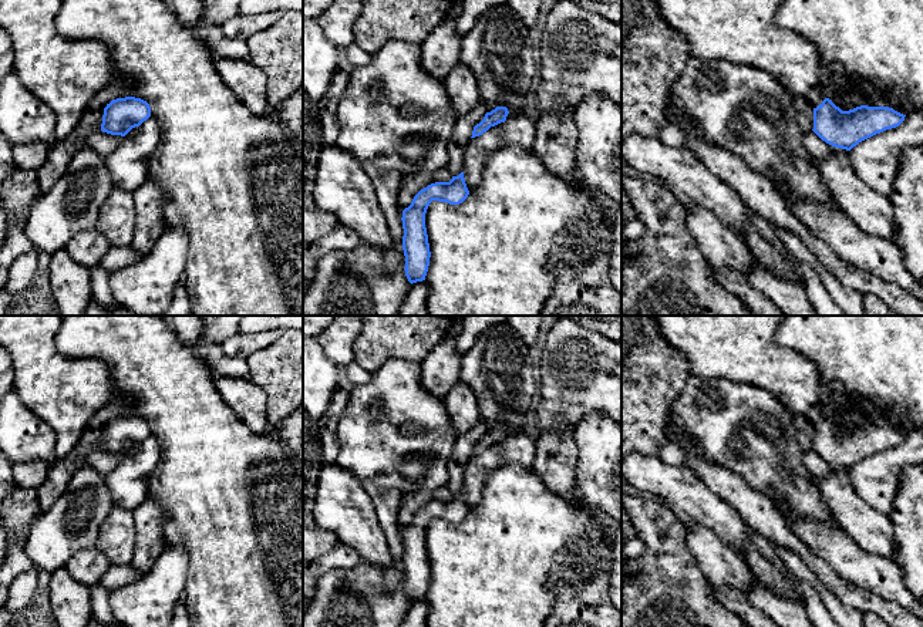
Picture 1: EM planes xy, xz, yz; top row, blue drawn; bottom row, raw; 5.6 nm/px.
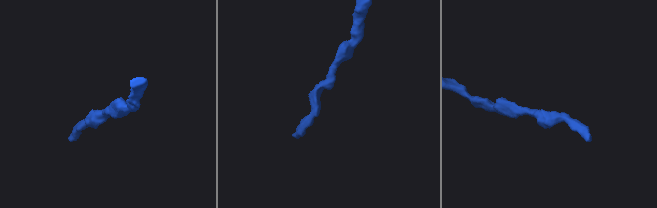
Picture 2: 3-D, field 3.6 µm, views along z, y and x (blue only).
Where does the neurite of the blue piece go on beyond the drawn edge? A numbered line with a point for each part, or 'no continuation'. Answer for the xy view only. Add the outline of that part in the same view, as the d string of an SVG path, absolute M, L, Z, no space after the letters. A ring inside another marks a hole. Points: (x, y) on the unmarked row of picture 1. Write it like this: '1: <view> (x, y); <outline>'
no continuation

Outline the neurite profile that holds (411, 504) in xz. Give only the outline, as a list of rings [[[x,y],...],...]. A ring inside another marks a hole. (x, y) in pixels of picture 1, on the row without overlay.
[[[441,488],[437,491],[421,491],[417,493],[402,493],[402,500],[398,512],[398,525],[402,530],[408,526],[414,515],[424,506],[435,500],[449,500],[452,493],[448,488]]]

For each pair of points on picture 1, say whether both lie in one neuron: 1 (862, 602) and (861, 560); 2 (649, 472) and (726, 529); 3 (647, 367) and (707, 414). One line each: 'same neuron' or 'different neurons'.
1: different neurons
2: same neuron
3: different neurons

